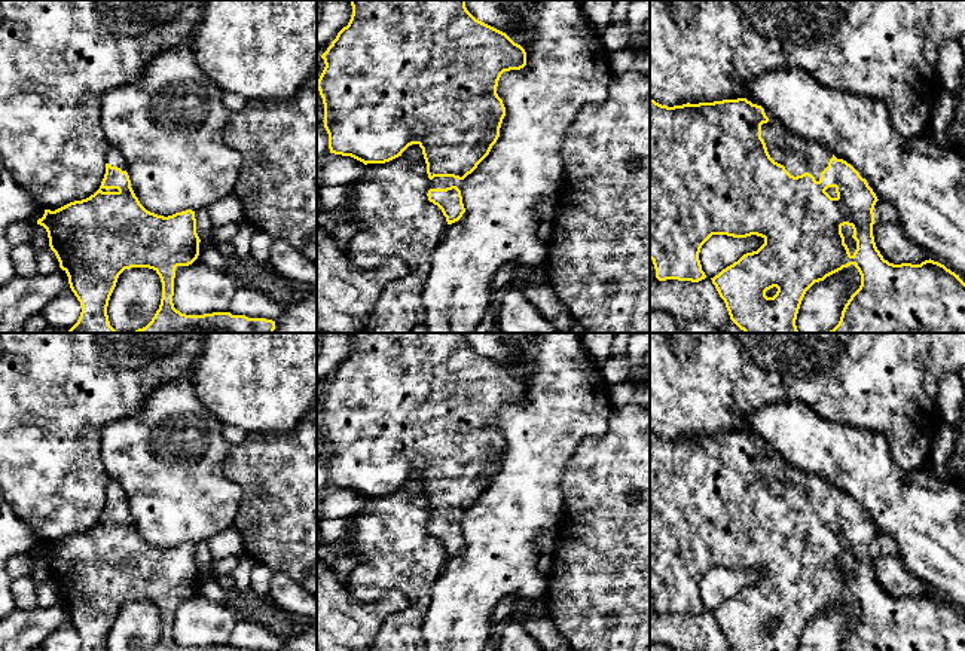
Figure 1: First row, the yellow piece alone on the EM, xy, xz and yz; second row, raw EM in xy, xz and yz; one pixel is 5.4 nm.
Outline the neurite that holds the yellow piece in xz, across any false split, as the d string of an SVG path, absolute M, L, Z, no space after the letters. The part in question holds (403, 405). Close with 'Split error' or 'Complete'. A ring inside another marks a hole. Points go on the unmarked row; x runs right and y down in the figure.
M351 333L352 348L321 388L324 403L317 422L324 437L324 461L330 486L351 489L364 498L385 496L412 477L422 482L430 511L428 534L437 538L448 557L465 545L464 511L489 488L506 449L497 427L501 407L526 398L525 382L506 366L476 352L465 333Z. Split error

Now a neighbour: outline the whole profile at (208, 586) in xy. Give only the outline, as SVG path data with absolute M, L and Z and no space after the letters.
M201 574L199 575L199 589L198 592L204 595L207 599L226 605L229 599L229 593L220 587L217 583L217 578L214 578L211 574Z

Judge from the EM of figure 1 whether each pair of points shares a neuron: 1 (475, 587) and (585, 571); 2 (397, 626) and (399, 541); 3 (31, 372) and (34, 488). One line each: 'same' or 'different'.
1: different
2: same
3: same

